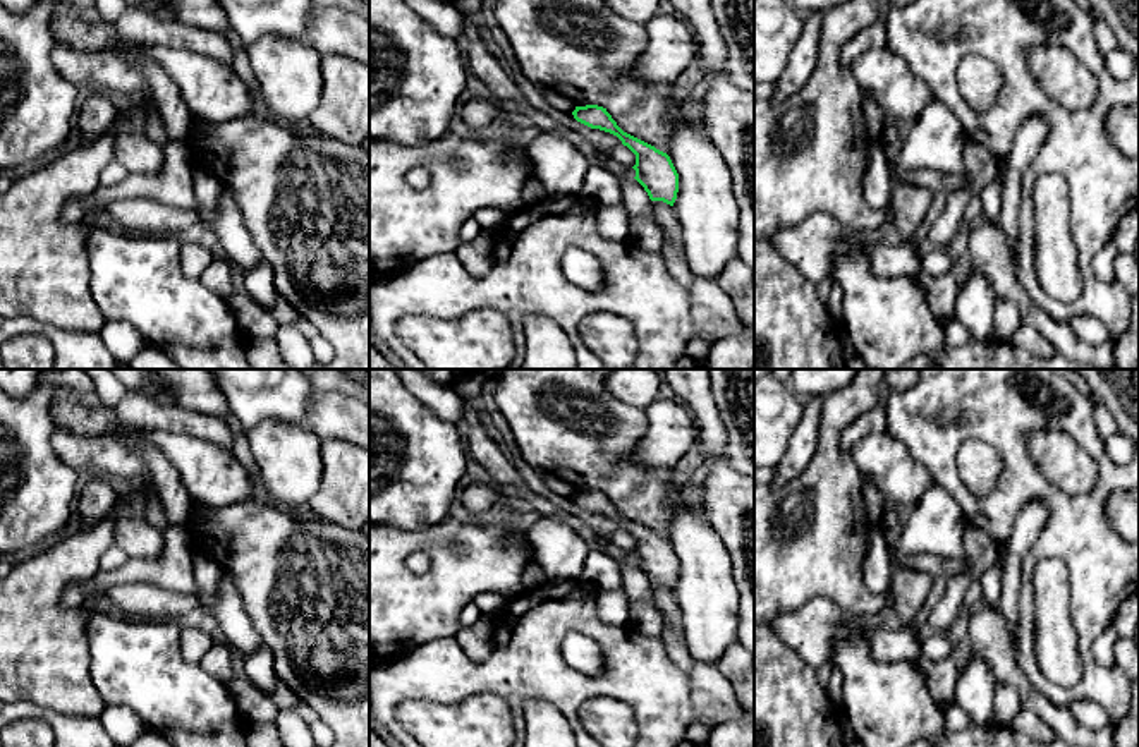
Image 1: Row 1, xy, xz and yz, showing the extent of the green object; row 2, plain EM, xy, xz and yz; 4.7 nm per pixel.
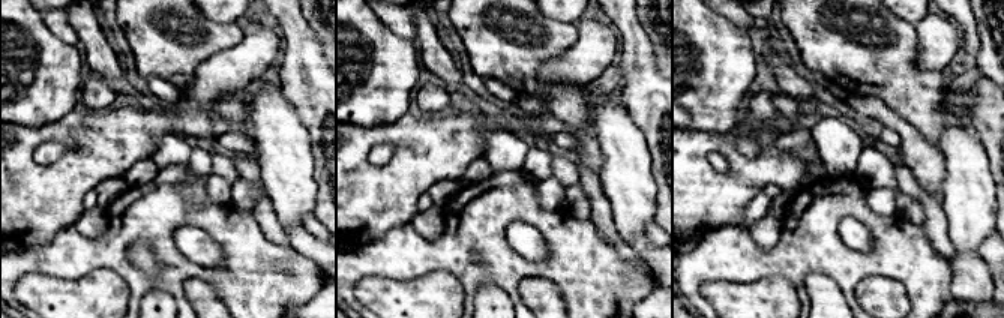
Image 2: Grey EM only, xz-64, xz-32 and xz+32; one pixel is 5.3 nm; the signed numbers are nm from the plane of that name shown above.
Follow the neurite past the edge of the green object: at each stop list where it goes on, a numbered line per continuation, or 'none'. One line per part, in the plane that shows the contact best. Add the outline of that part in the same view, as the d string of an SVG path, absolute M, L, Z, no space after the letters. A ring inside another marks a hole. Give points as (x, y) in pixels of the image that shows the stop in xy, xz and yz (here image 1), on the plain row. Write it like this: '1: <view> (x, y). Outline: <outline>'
none

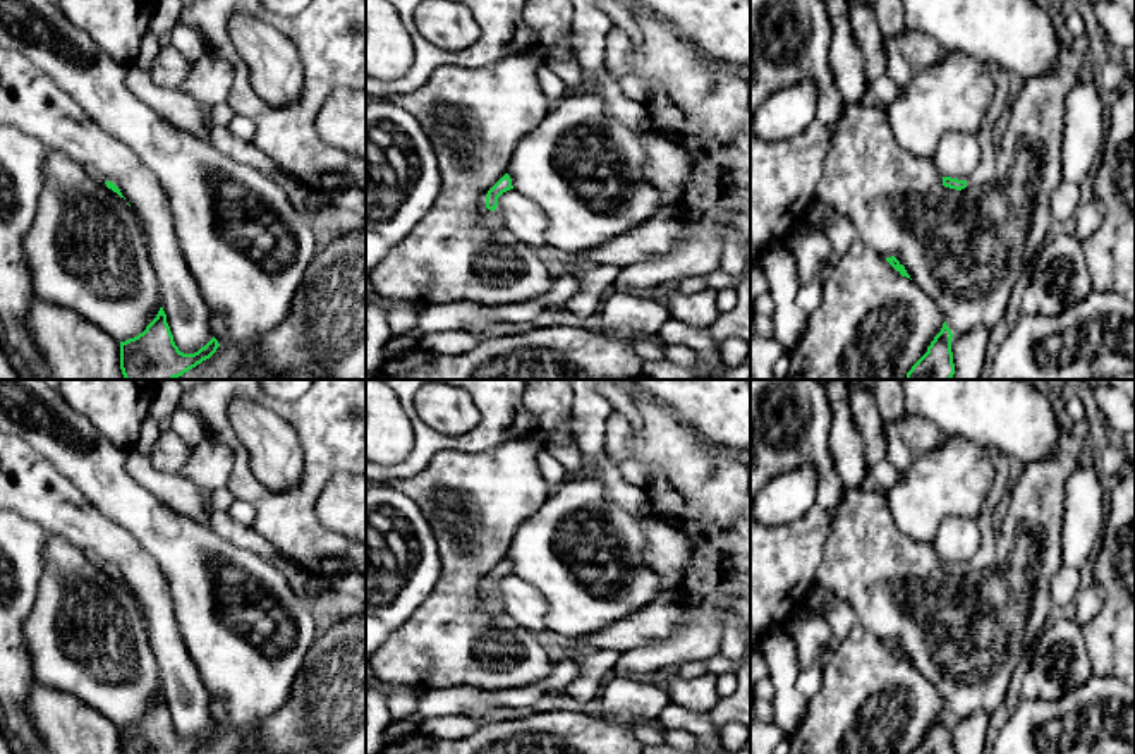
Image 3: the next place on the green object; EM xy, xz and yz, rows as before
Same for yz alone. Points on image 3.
none

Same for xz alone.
1: xz (490, 603). Outline: M484 593L484 596L483 596L483 610L489 617L498 617L501 613L501 606L500 606L498 599L488 593Z

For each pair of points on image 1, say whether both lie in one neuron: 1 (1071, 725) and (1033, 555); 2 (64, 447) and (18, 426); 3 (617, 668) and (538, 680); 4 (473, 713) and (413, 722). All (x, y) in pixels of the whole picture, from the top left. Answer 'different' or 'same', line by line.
1: different
2: different
3: same
4: same

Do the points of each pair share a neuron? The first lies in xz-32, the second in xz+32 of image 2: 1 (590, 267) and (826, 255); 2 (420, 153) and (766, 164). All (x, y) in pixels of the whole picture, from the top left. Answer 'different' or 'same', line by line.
1: same
2: same

